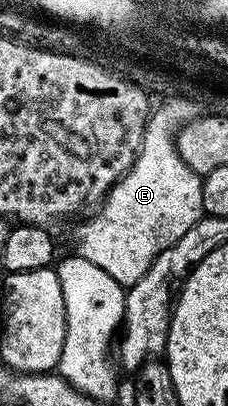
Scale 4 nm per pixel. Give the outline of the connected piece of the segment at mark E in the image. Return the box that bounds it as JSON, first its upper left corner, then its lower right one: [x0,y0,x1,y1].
[75,125,204,287]

